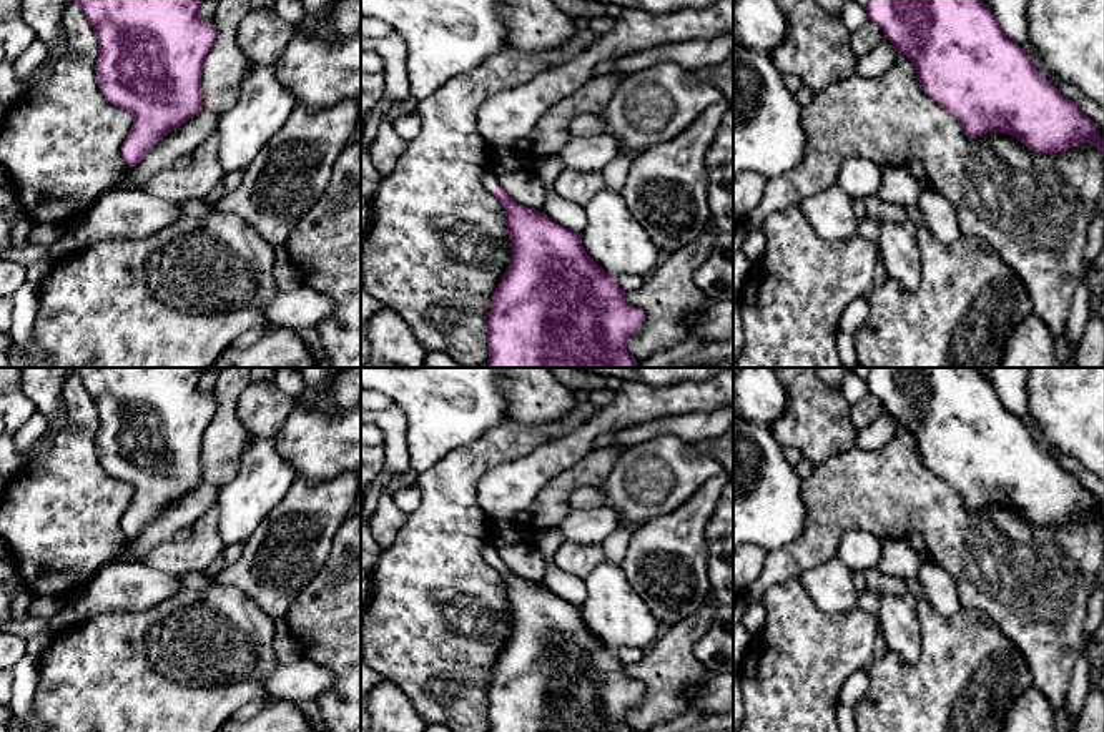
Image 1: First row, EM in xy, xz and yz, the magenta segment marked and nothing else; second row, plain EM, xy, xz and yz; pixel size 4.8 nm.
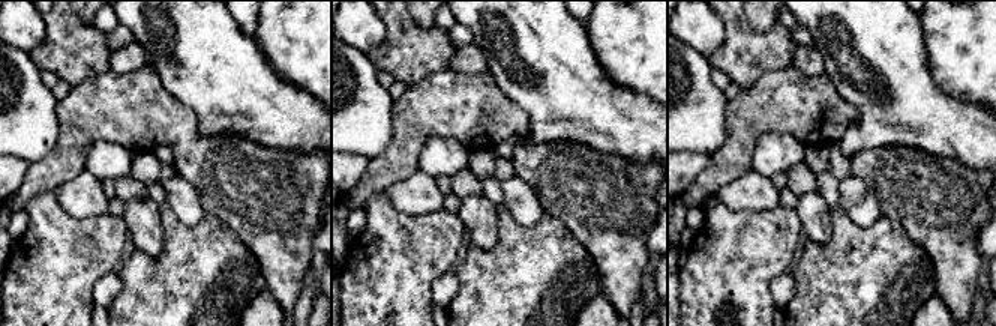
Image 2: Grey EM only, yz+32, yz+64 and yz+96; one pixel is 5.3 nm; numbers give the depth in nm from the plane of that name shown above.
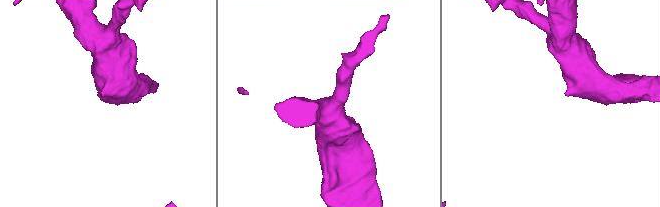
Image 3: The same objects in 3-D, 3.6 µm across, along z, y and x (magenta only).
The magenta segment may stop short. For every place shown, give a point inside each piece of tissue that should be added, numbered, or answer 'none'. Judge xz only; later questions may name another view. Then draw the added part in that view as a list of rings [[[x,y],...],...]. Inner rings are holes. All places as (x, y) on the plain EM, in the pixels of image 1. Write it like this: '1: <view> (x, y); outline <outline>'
1: xz (489, 553); outline [[[485,544],[485,546],[482,547],[482,557],[484,557],[484,561],[485,561],[489,566],[492,566],[492,564],[495,562],[495,559],[497,559],[497,549],[495,549],[494,546],[490,546],[490,544]]]

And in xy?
none

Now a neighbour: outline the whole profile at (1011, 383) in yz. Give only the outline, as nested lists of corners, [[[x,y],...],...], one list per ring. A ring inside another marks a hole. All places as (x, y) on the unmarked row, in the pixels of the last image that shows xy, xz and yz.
[[[993,368],[991,383],[1008,411],[1029,428],[1033,438],[1046,448],[1064,471],[1074,474],[1096,496],[1099,509],[1104,512],[1104,481],[1089,472],[1076,458],[1049,446],[1034,424],[1028,399],[1028,374],[1028,368]]]

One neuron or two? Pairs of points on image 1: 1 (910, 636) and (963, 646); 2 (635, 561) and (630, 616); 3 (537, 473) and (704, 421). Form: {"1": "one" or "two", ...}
{"1": "two", "2": "two", "3": "two"}

